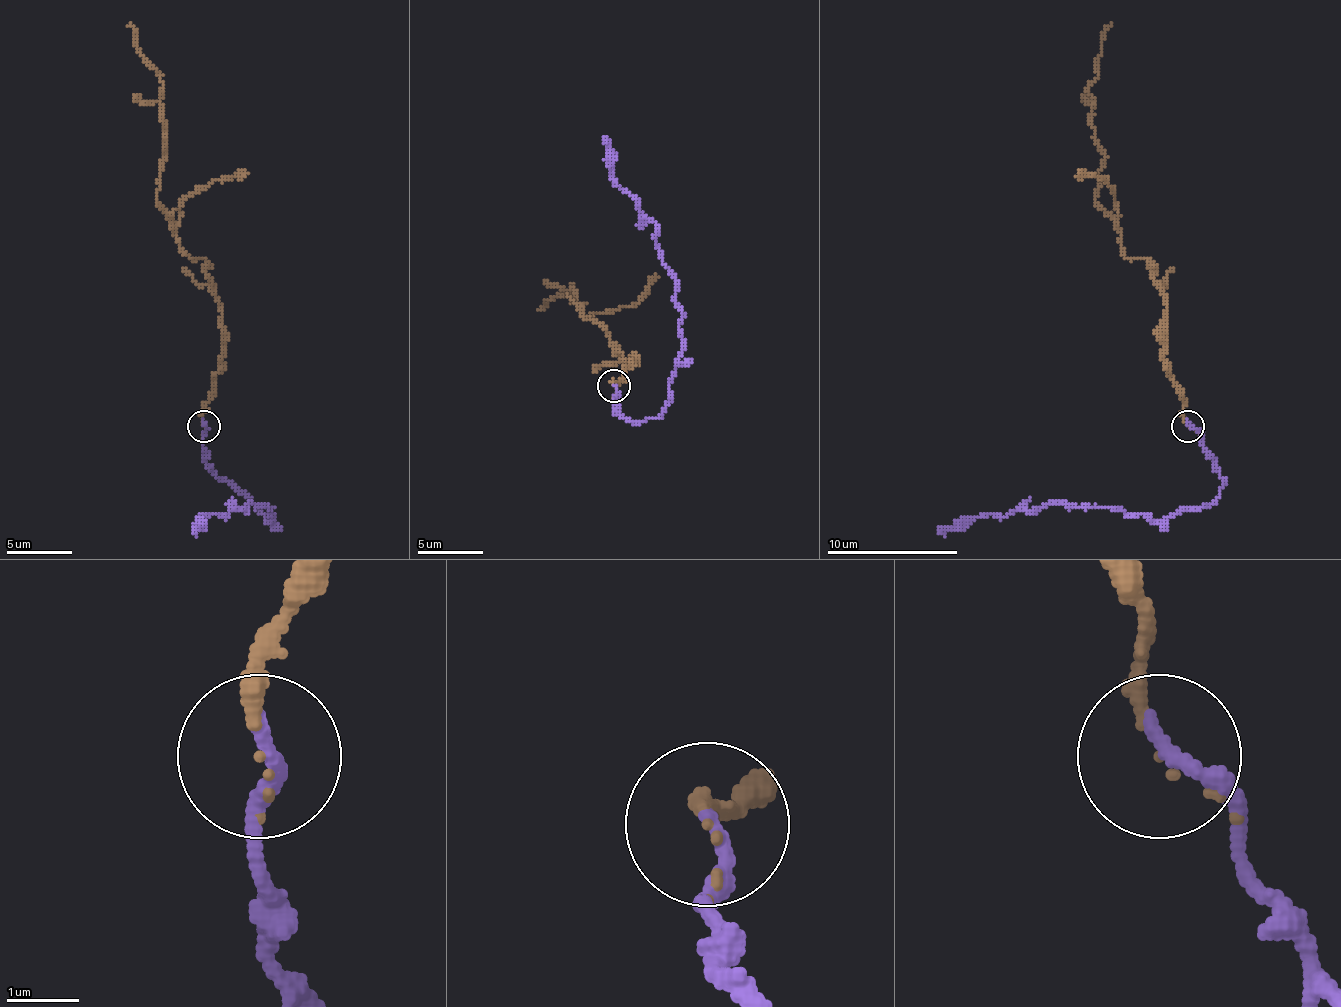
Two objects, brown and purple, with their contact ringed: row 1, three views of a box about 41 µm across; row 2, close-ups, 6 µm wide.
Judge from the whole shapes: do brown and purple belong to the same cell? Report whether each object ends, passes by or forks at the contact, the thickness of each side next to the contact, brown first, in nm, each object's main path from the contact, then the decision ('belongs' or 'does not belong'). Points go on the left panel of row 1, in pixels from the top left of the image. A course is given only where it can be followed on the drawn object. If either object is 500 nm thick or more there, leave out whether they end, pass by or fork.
brown passes by; purple ends; calibres 100 and 220 nm; course brown (202, 425), (222, 356), (219, 297), (206, 262), (189, 255), (157, 199), (163, 85), (130, 23); course purple (202, 425), (206, 464), (235, 484), (268, 520), (271, 510), (251, 504), (245, 510), (209, 513), (193, 533); belongs

